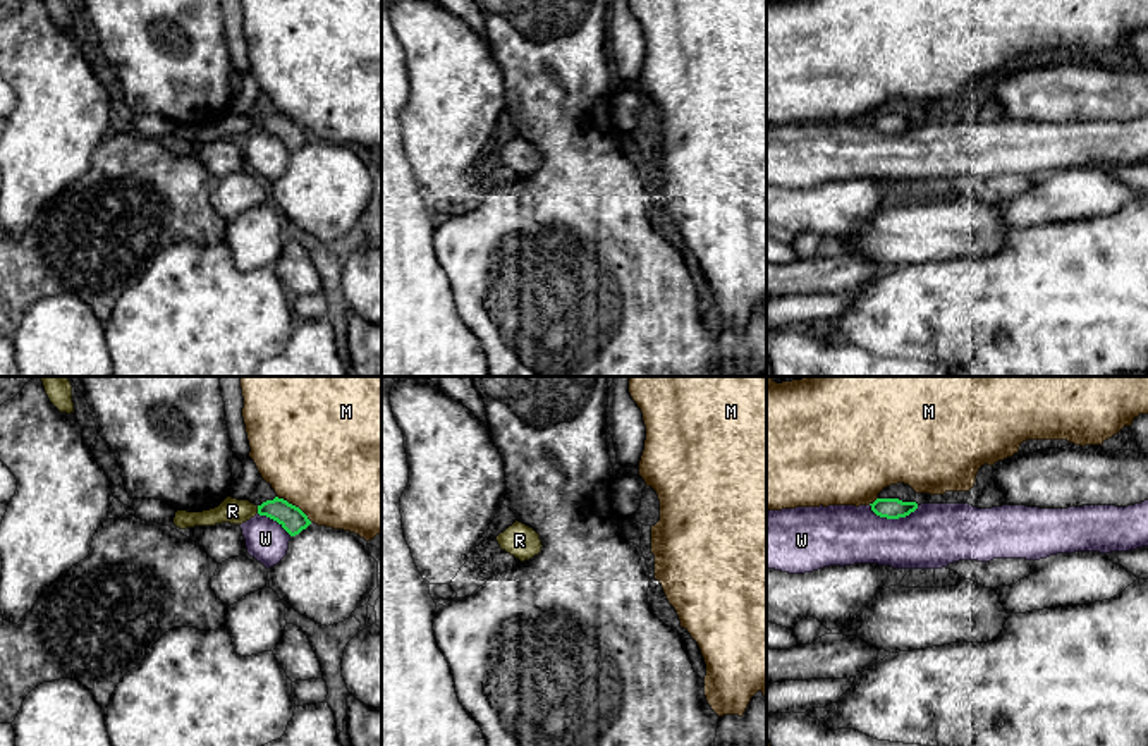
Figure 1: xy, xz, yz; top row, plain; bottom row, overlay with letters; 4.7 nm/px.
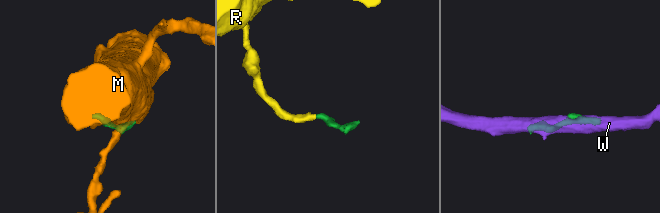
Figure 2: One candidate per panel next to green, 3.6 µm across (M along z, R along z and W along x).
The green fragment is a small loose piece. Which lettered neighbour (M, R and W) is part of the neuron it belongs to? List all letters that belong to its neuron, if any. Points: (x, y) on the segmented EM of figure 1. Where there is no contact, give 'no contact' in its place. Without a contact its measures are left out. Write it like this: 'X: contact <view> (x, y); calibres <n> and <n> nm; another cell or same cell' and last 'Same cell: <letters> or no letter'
M: contact xy (294, 506); calibres 120 and 500 nm; another cell
R: contact xy (258, 509); calibres 120 and 120 nm; same cell
W: contact yz (894, 518); calibres 100 and 300 nm; another cell
Same cell: R

